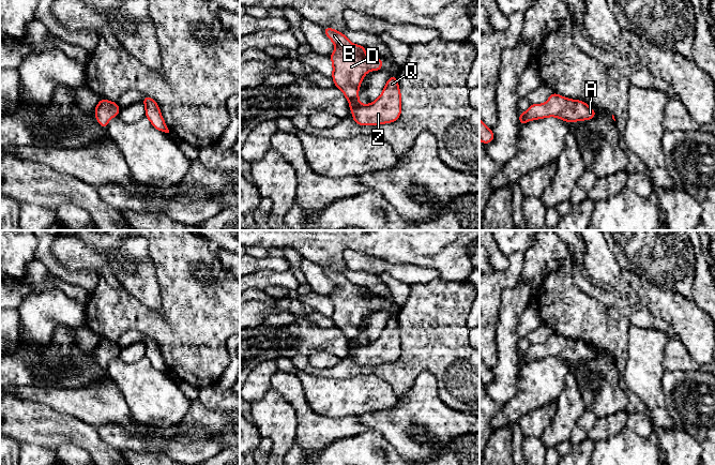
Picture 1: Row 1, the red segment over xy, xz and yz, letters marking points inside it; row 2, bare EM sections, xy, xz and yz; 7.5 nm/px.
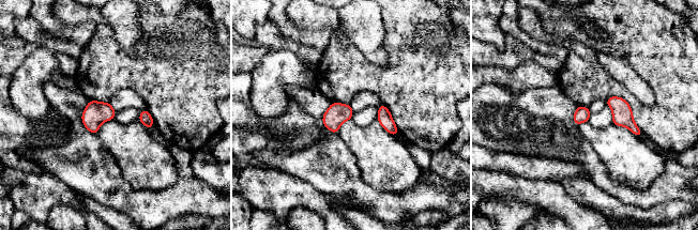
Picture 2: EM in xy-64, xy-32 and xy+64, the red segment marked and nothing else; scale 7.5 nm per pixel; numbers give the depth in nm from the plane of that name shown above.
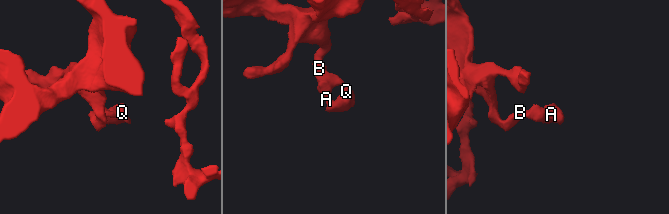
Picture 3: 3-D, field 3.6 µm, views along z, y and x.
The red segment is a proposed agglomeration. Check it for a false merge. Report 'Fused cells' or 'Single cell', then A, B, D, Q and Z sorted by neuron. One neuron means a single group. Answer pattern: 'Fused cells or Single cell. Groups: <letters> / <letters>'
Single cell. Groups: A B D Q Z

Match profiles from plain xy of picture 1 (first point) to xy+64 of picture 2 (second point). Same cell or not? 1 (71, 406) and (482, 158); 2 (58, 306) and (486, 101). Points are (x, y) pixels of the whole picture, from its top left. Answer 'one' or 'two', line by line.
1: one
2: two

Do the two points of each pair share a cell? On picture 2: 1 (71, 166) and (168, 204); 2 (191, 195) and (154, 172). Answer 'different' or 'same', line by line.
1: same
2: different

